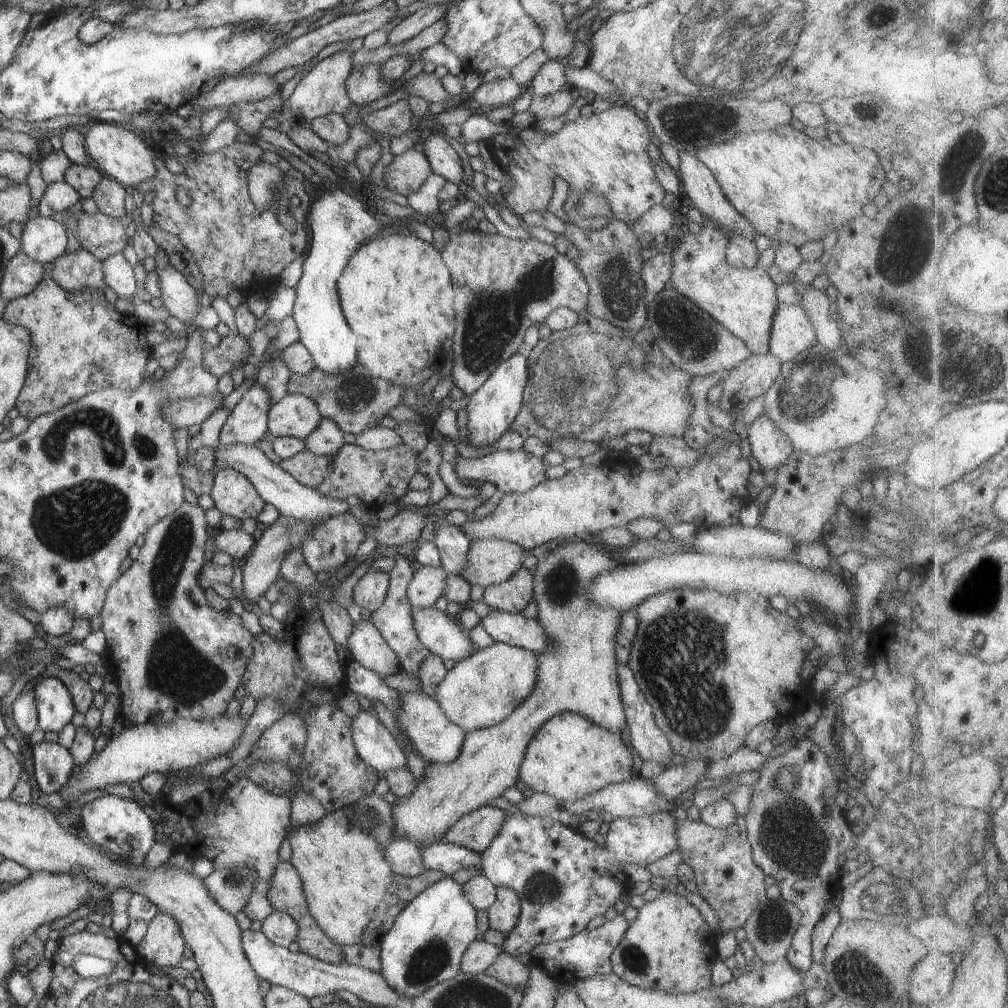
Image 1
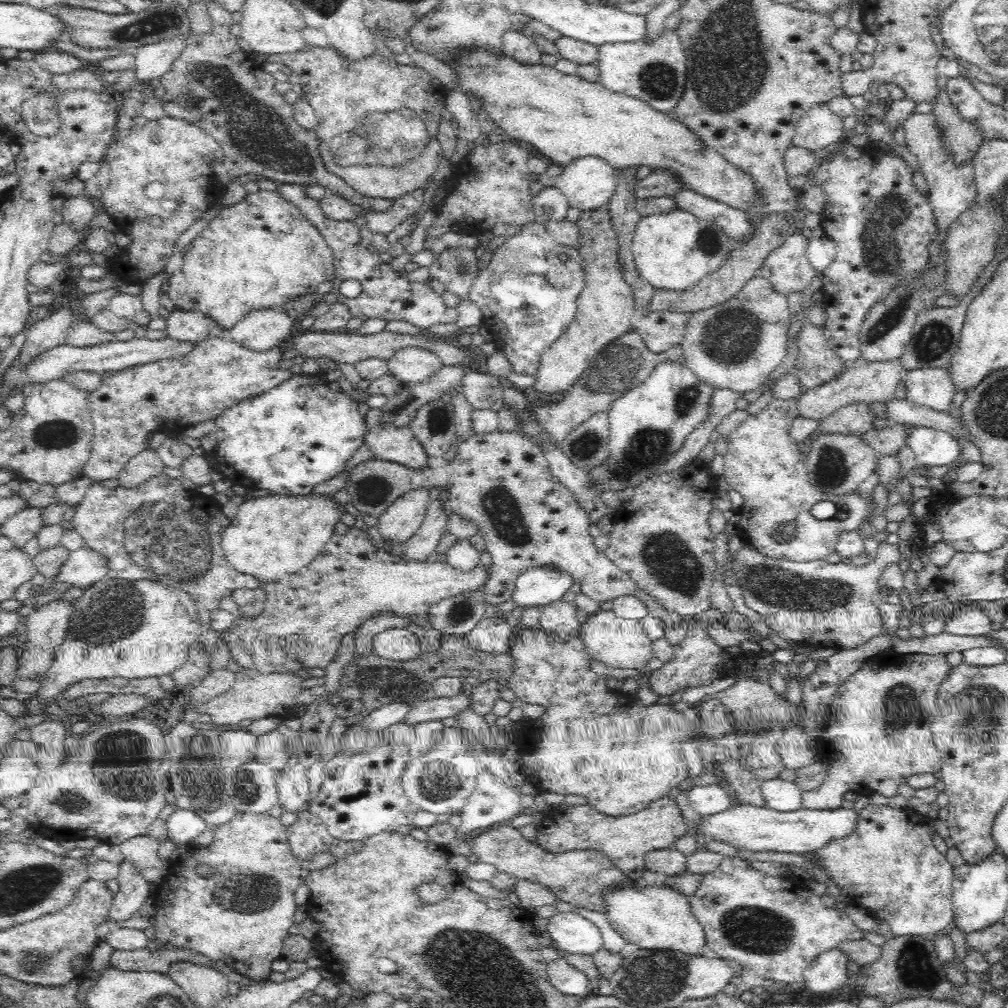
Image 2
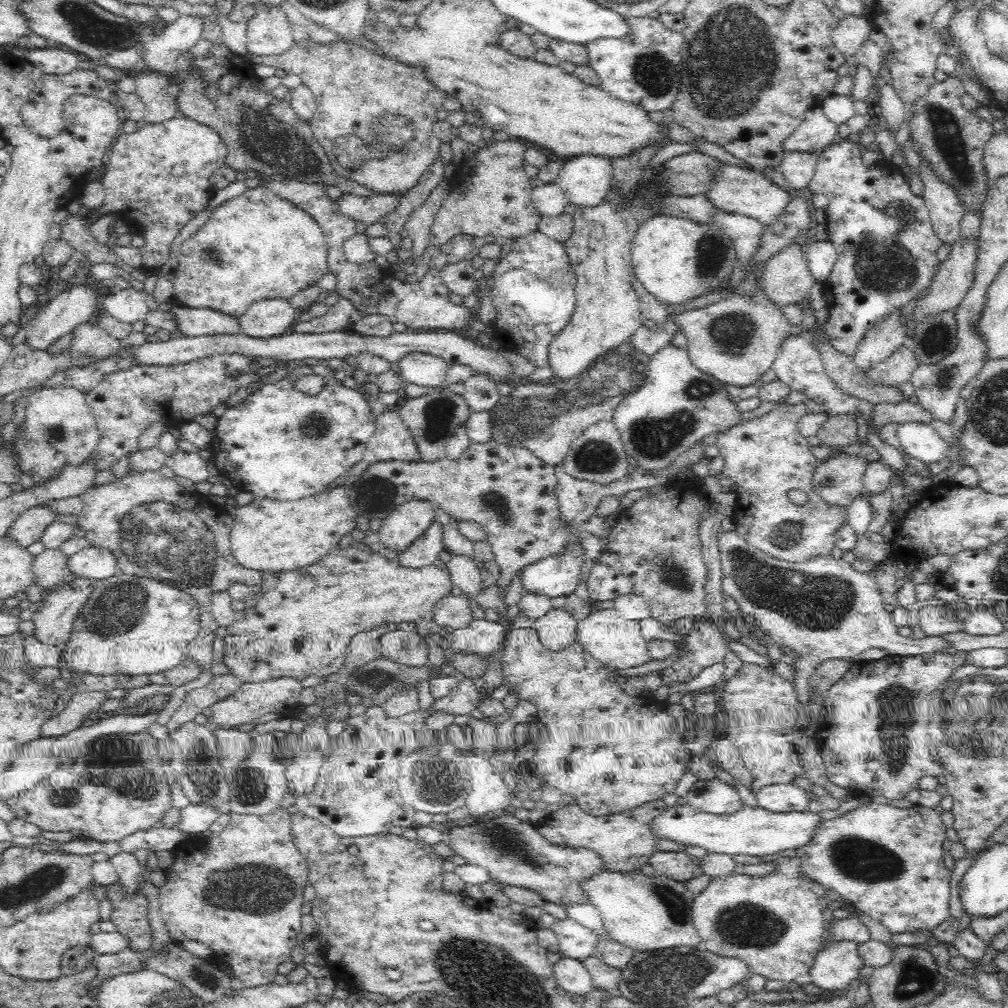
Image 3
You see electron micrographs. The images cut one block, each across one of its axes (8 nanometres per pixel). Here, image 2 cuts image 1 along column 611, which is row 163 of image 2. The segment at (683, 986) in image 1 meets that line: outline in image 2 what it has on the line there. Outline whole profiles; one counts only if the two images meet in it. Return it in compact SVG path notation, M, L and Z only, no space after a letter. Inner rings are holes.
M940 88L929 103L932 105L929 114L937 128L938 141L944 147L944 155L952 157L956 169L973 163L980 148L985 144L984 133L969 121L968 117L960 114L946 88Z

